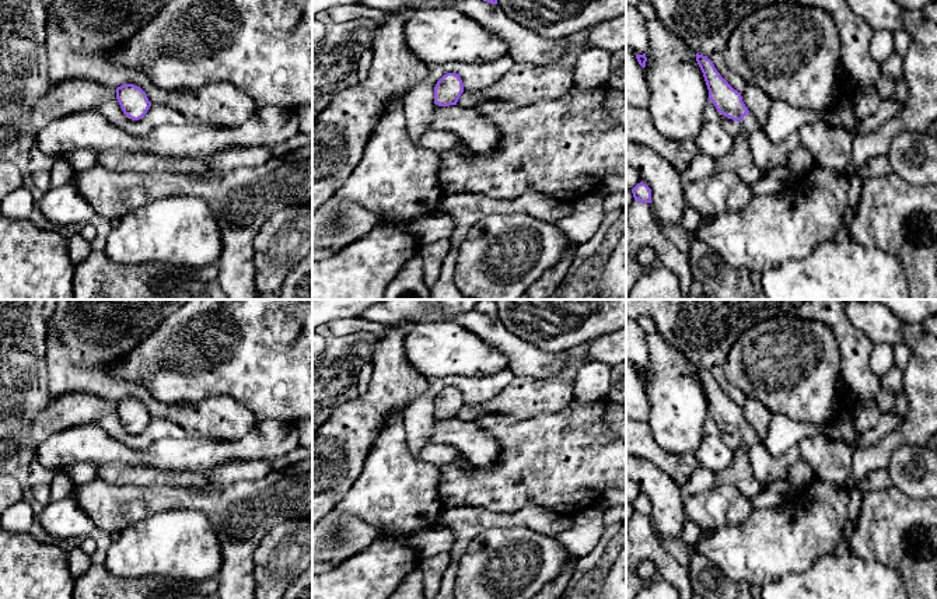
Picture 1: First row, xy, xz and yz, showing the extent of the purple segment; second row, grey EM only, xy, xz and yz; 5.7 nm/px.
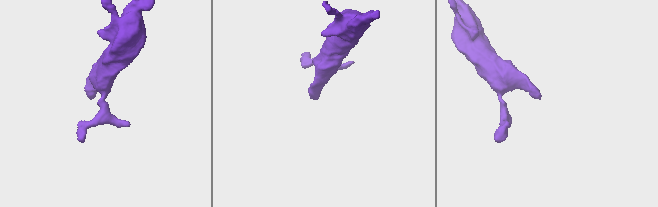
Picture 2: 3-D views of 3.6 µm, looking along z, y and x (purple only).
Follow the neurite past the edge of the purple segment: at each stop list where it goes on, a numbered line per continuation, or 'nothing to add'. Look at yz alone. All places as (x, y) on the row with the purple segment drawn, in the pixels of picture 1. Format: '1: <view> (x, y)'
1: yz (750, 122)

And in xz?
nothing to add

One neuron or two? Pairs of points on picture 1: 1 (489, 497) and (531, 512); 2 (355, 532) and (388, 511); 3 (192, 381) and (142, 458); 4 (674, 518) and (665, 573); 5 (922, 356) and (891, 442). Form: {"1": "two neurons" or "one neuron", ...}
{"1": "two neurons", "2": "two neurons", "3": "two neurons", "4": "two neurons", "5": "one neuron"}

